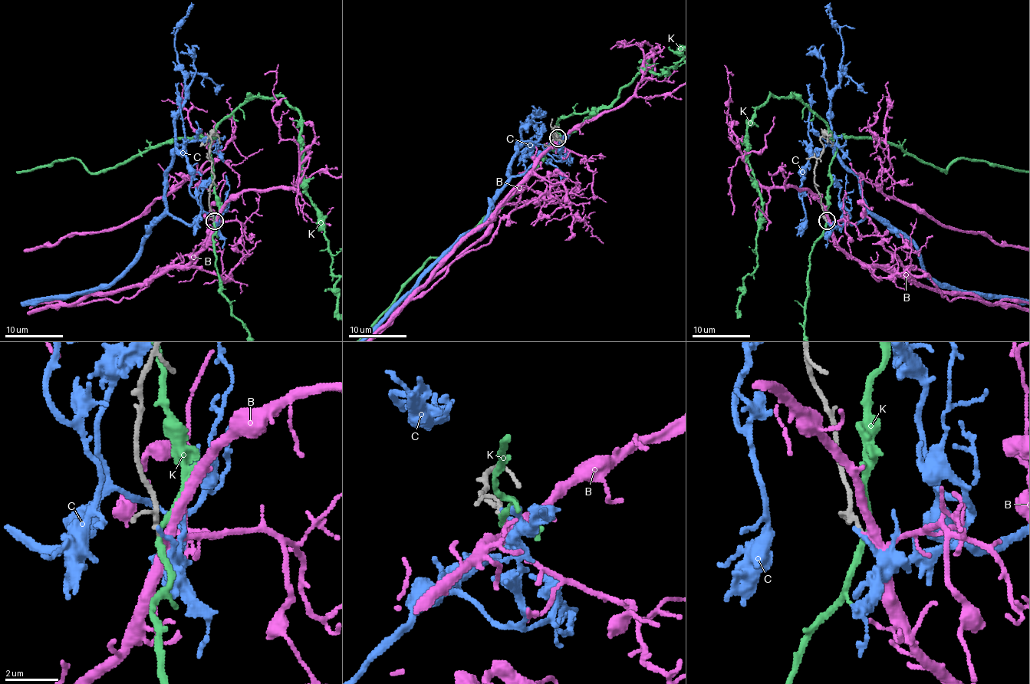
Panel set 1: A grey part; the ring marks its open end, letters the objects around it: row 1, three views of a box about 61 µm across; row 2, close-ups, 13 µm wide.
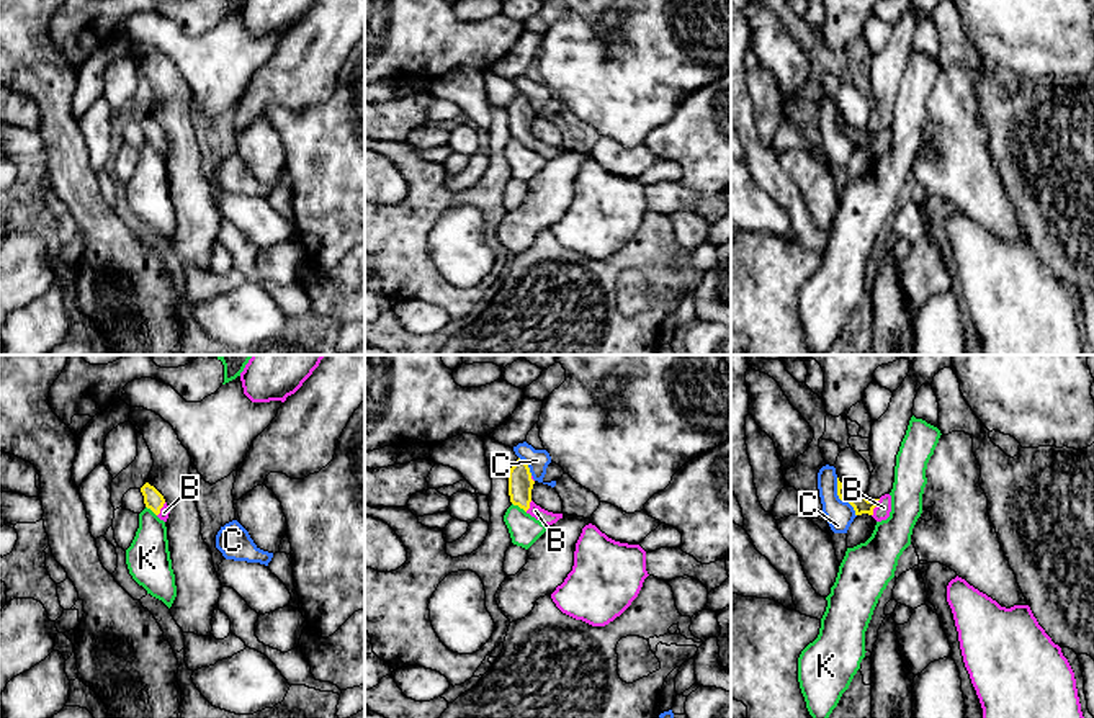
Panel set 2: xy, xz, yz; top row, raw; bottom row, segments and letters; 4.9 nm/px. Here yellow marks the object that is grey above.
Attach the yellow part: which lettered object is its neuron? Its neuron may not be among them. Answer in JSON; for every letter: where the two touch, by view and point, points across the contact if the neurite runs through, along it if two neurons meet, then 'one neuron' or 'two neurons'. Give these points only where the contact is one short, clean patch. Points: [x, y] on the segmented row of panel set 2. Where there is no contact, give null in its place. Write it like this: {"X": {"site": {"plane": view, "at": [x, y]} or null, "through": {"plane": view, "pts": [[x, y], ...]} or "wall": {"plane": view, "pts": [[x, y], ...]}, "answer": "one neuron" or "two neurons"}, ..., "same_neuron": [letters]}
{"B": {"site": {"plane": "yz", "at": [875, 506]}, "through": {"plane": "yz", "pts": [[860, 504], [875, 506], [883, 507]]}, "answer": "one neuron"}, "C": {"site": {"plane": "yz", "at": [841, 499]}, "wall": {"plane": "yz", "pts": [[836, 478], [836, 494], [852, 507], [856, 516]]}, "answer": "two neurons"}, "K": {"site": {"plane": "xz", "at": [519, 506]}, "wall": {"plane": "xz", "pts": [[512, 502], [525, 512]]}, "answer": "two neurons"}, "same_neuron": ["B"]}

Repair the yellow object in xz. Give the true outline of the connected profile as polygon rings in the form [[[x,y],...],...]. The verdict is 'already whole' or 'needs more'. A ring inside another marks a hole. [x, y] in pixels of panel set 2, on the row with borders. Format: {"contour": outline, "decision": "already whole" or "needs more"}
{"contour": [[[517,460],[517,463],[509,471],[509,496],[513,505],[518,505],[527,514],[545,523],[546,527],[556,523],[563,518],[563,514],[553,514],[531,500],[531,489],[535,479],[530,473],[528,464],[523,460]]], "decision": "needs more"}

